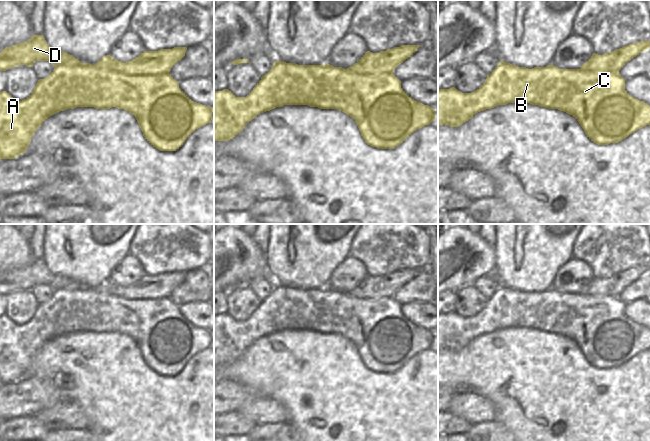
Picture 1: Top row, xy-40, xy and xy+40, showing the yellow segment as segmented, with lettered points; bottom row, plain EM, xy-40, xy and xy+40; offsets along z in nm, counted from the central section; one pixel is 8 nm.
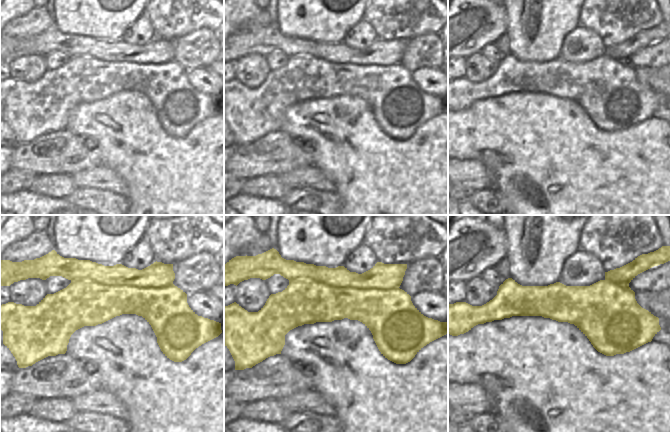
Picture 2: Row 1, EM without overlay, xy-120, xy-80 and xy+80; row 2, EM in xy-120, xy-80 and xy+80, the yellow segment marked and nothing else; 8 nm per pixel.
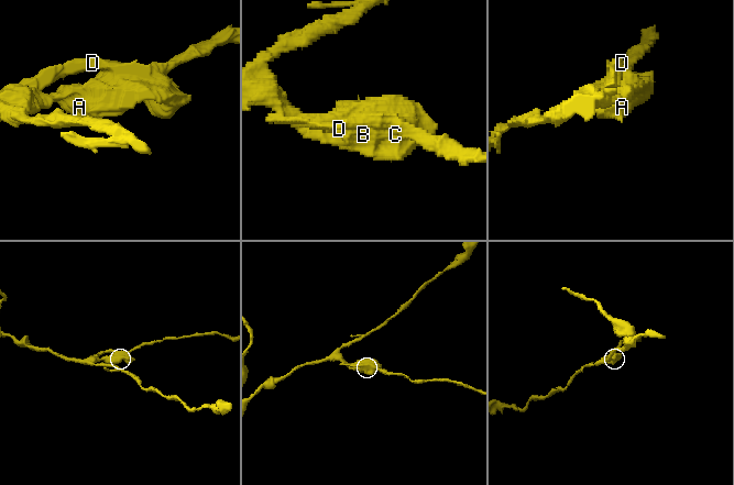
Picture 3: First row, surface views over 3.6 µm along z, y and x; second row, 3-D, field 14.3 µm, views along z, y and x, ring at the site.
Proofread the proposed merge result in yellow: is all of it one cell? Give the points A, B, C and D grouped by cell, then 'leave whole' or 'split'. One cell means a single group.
A B C / D; split

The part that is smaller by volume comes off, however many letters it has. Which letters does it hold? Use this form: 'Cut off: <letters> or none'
Cut off: D

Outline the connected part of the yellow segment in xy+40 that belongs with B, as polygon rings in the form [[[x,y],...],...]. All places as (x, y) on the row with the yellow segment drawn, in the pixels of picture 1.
[[[500,61],[493,72],[487,75],[485,82],[472,93],[462,93],[455,87],[438,89],[438,126],[458,127],[480,111],[508,103],[530,103],[564,111],[572,115],[579,122],[587,137],[598,145],[618,143],[638,129],[650,125],[650,105],[632,97],[625,90],[625,79],[619,73],[560,69],[554,65],[528,69]]]

